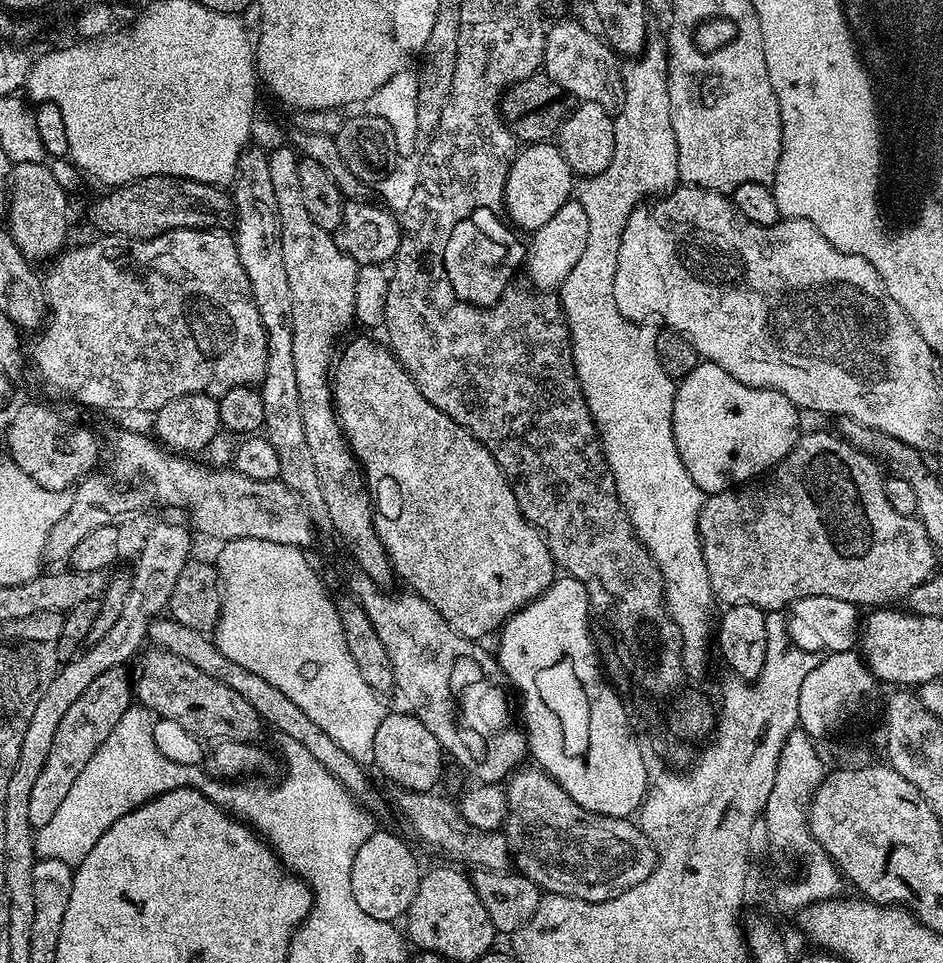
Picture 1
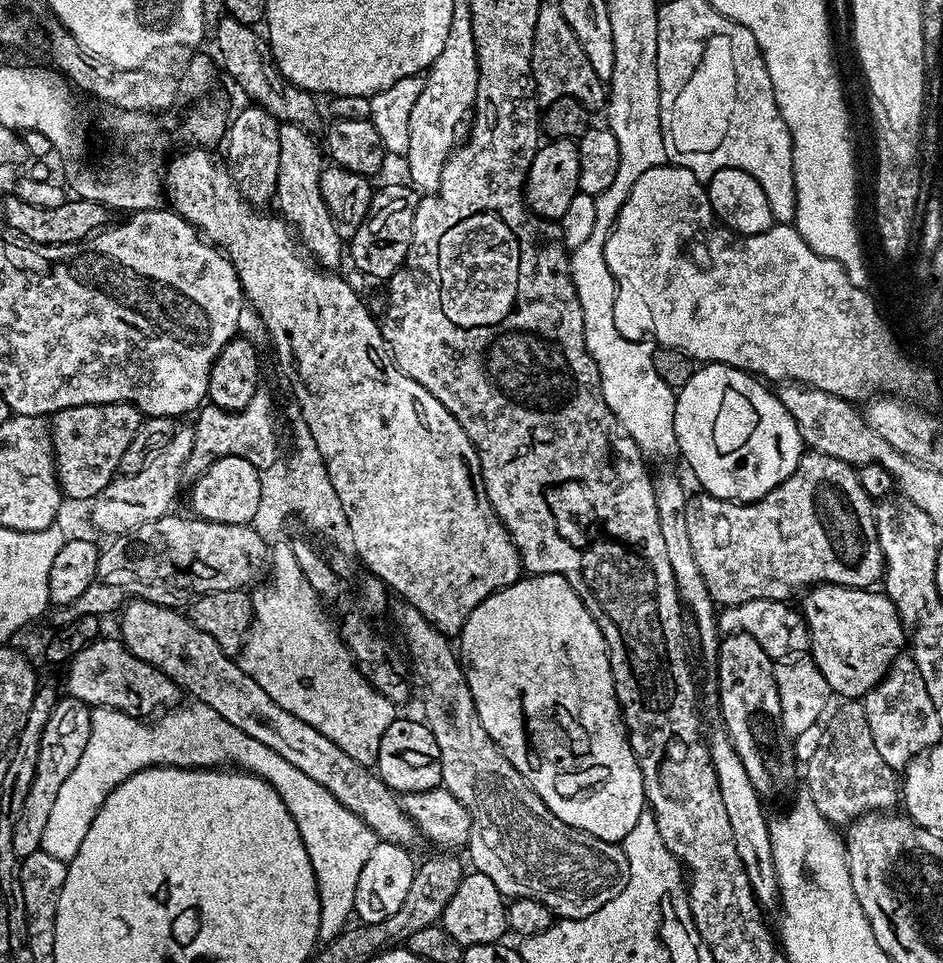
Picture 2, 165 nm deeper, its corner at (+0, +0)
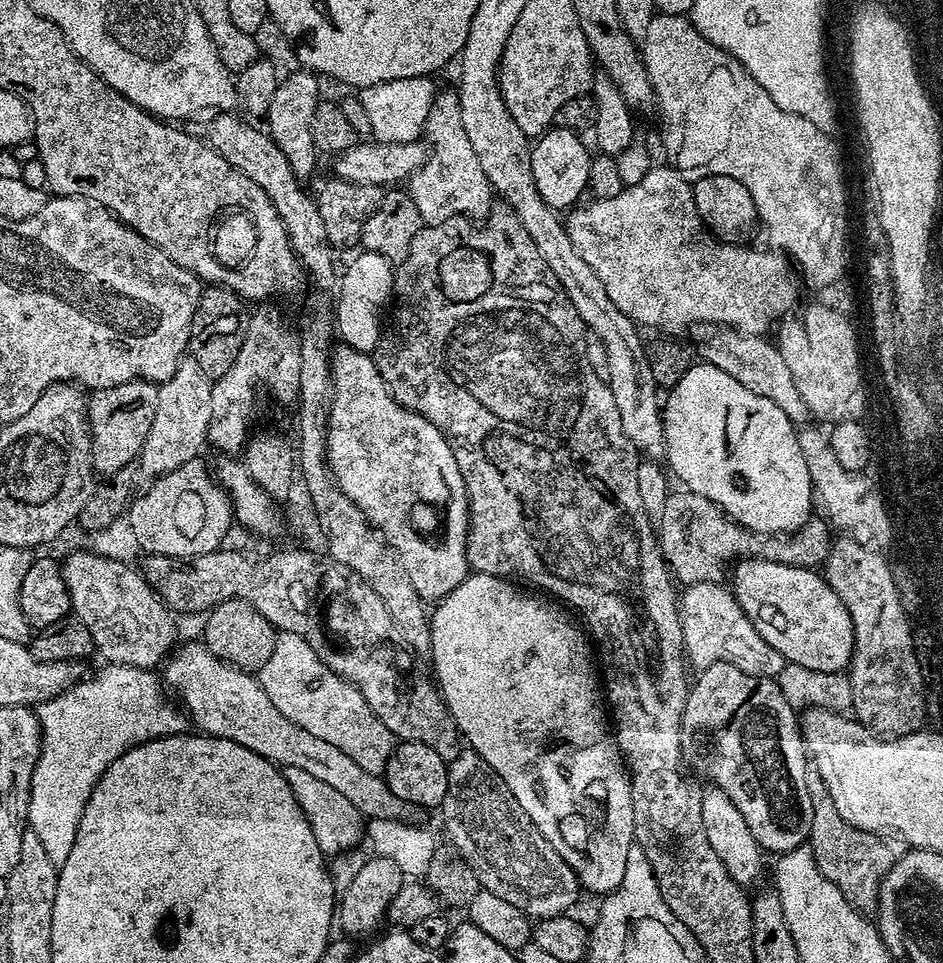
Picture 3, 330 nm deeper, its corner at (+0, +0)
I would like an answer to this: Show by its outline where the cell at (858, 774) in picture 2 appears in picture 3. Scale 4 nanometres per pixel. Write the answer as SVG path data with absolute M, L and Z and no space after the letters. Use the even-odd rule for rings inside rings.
M815 770L809 771L806 790L812 803L812 829L808 835L818 870L851 902L853 908L868 914L876 907L882 878L910 850L908 843L895 834L864 832L846 823L828 796L826 786Z

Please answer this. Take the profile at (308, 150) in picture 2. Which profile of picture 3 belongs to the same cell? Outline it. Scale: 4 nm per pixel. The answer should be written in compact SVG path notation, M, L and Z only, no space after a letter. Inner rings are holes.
M295 70L288 77L281 79L274 90L274 98L270 98L270 110L266 117L266 131L272 140L286 154L286 162L290 162L290 170L294 172L301 182L308 179L316 172L316 156L318 149L314 142L314 130L312 119L314 110L320 104L322 93L320 93L321 81L317 73L307 70Z

